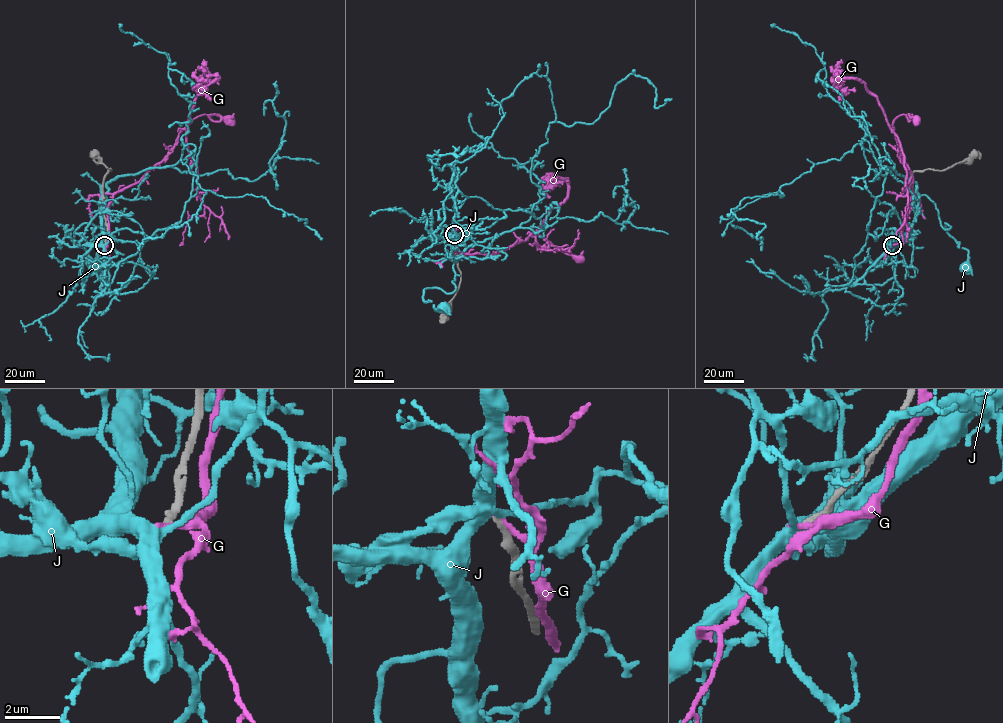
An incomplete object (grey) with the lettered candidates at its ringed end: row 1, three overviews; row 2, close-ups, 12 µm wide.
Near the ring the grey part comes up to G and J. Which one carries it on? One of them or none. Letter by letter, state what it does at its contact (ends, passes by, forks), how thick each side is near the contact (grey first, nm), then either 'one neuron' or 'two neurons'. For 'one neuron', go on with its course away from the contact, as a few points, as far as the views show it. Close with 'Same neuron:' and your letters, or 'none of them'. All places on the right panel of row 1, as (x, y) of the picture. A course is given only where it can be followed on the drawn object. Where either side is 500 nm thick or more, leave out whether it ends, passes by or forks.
G: it ends there; 260 nm thick on the grey side, 240 nm on the other; two neurons
J: it forks there; 240 nm thick on the grey side, 400 nm on the other; two neurons
Same neuron: none of them

